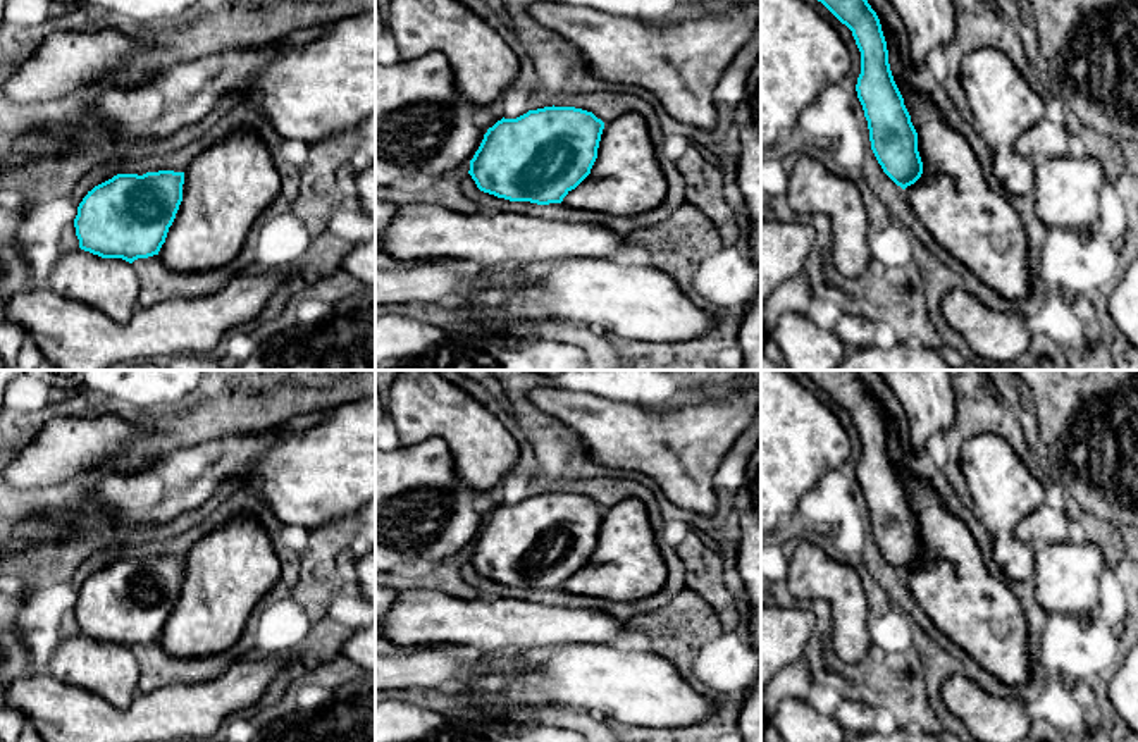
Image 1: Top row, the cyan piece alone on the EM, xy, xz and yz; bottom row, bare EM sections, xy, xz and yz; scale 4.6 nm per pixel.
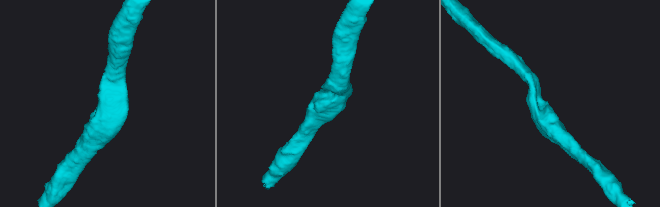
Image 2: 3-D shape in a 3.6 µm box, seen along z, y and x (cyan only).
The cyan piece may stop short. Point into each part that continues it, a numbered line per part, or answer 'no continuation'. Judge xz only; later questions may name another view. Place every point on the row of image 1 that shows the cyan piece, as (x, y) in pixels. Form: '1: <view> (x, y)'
1: xz (625, 179)

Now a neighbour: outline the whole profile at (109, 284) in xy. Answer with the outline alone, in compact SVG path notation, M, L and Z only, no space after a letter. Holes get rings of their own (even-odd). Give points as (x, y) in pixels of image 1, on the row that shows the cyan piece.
M81 248L60 253L46 288L93 306L119 324L129 320L139 305L139 281L133 263L102 258Z

